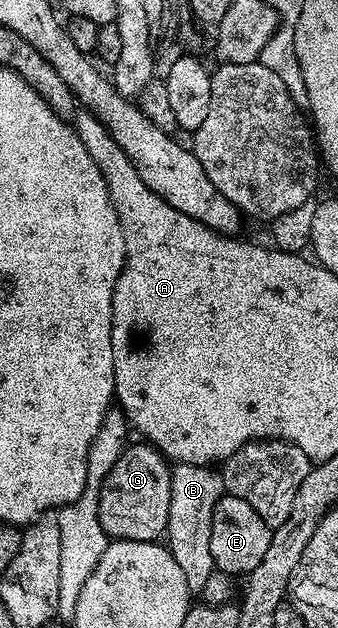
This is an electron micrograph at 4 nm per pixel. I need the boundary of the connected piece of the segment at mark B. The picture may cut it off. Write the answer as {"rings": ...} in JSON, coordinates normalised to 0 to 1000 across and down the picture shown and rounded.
{"rings":[[[536,736],[509,742],[491,868],[527,904],[538,904],[538,917],[550,917],[559,941],[586,943],[601,936],[621,911],[639,906],[633,885],[621,885],[621,841],[633,828],[633,809],[666,785],[663,756],[648,747]]]}

